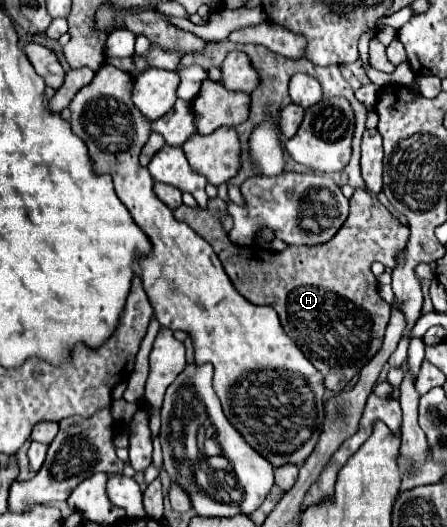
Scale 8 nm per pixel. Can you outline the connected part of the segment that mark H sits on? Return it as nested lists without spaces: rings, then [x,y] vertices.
[[[355,189],[353,197],[349,199],[349,217],[343,223],[343,227],[337,231],[333,239],[327,243],[321,243],[319,247],[287,247],[285,251],[277,253],[271,249],[263,249],[257,245],[239,247],[231,243],[229,235],[223,229],[221,215],[227,215],[227,205],[219,197],[209,199],[207,207],[187,207],[181,205],[175,209],[175,217],[183,223],[189,223],[189,227],[199,233],[203,239],[211,243],[217,257],[223,263],[225,273],[229,275],[235,289],[253,303],[269,303],[285,329],[285,333],[295,341],[295,345],[303,351],[303,355],[319,369],[319,373],[325,377],[325,387],[339,393],[341,387],[345,387],[353,375],[357,375],[381,347],[385,327],[389,323],[389,311],[391,305],[385,303],[379,297],[375,275],[371,273],[371,263],[381,261],[383,265],[393,265],[397,253],[405,247],[409,239],[409,227],[403,225],[399,219],[395,219],[377,197],[371,197],[365,189]]]

